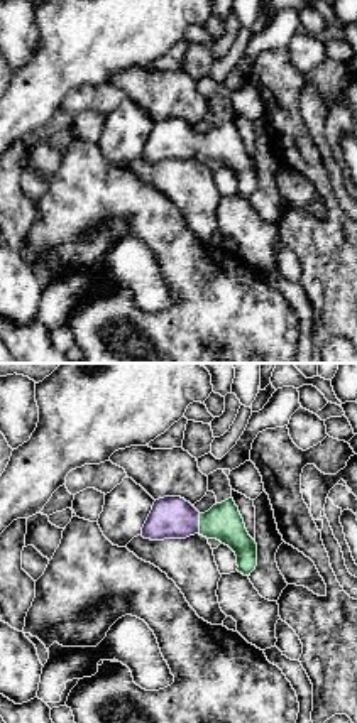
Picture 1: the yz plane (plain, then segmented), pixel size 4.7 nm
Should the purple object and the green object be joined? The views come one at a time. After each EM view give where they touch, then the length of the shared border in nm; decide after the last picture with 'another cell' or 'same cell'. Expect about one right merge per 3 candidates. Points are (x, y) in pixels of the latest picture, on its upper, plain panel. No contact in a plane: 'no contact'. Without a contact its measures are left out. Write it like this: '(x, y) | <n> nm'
(198, 146) | 100 nm

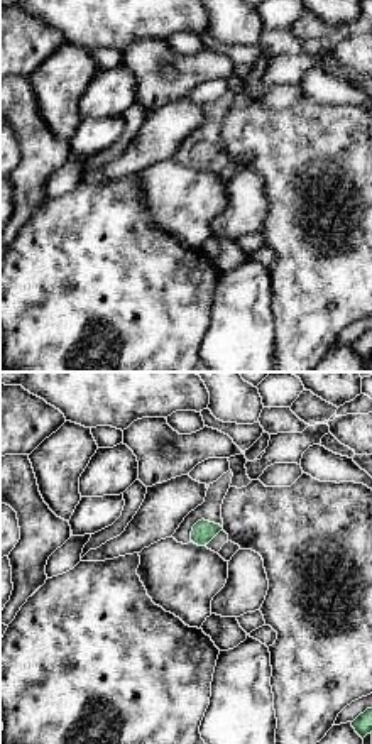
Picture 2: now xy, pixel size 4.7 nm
no contact

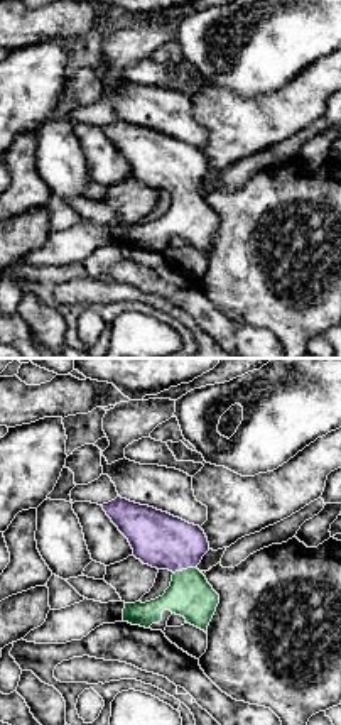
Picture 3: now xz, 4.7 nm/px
(184, 190) | 120 nm

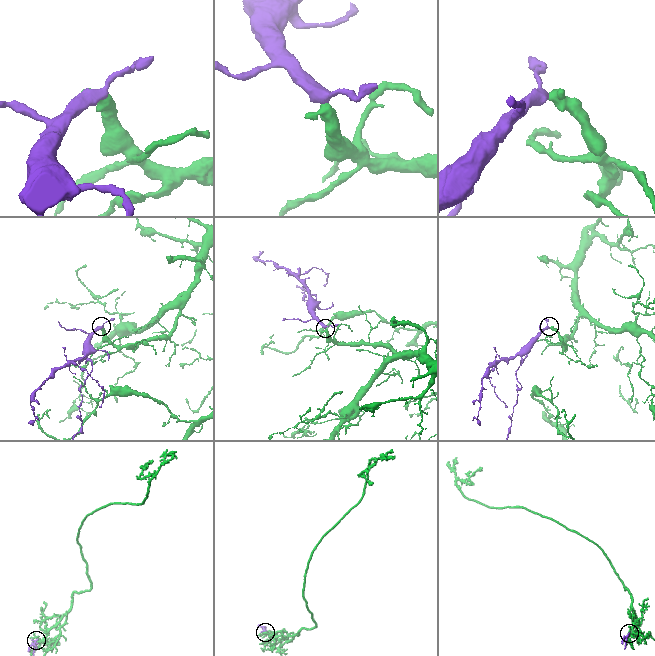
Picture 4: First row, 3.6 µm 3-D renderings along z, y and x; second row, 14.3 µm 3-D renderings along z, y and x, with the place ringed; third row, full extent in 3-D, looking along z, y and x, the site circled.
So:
same cell

